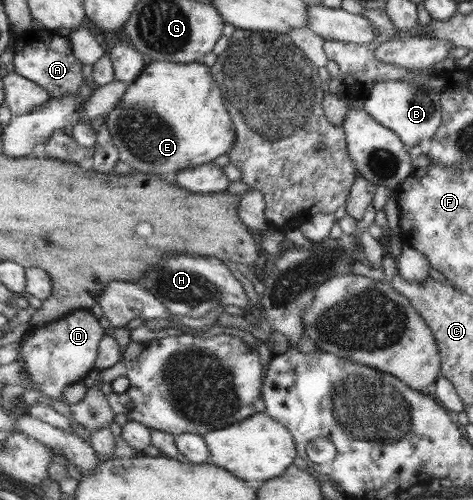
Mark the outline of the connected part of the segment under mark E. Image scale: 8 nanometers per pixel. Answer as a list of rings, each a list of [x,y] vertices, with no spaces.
[[[154,61],[148,62],[148,66],[142,75],[140,75],[126,90],[120,104],[105,117],[106,124],[109,127],[111,136],[113,137],[114,144],[118,147],[120,154],[120,161],[130,164],[136,172],[150,172],[154,174],[166,174],[170,176],[170,184],[174,180],[173,174],[184,170],[184,168],[190,168],[200,166],[200,164],[208,163],[209,161],[222,156],[224,152],[228,152],[234,144],[236,136],[230,116],[226,112],[226,108],[222,106],[222,100],[220,89],[216,88],[217,82],[213,80],[212,74],[209,72],[209,68],[204,66],[202,63],[189,63],[189,64],[173,64],[169,61]]]

